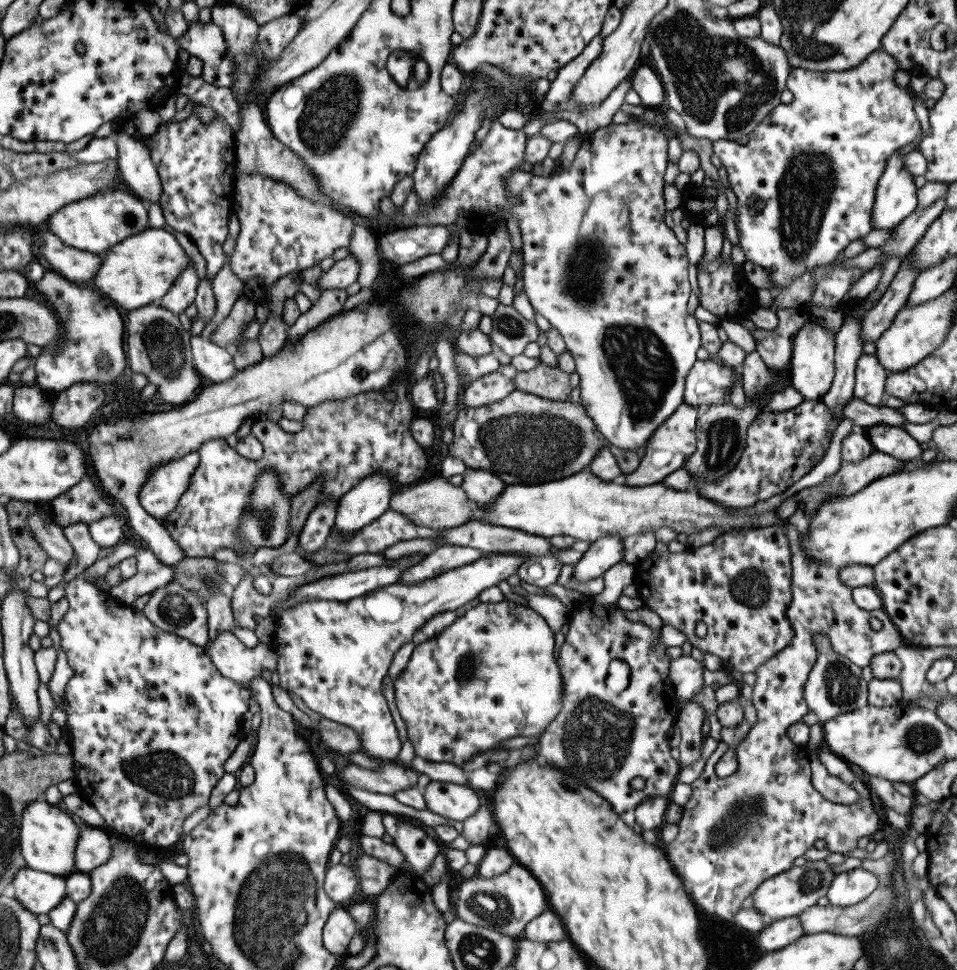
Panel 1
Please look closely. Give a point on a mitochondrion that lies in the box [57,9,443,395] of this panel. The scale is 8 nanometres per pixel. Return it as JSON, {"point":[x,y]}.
{"point":[323,122]}

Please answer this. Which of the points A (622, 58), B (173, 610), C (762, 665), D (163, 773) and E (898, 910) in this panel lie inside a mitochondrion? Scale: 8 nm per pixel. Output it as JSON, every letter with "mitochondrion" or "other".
{"A":"other","B":"mitochondrion","C":"other","D":"mitochondrion","E":"mitochondrion"}

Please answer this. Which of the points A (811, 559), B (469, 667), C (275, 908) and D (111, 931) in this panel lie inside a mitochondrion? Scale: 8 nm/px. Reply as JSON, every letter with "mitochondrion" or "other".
{"A":"other","B":"mitochondrion","C":"mitochondrion","D":"mitochondrion"}

